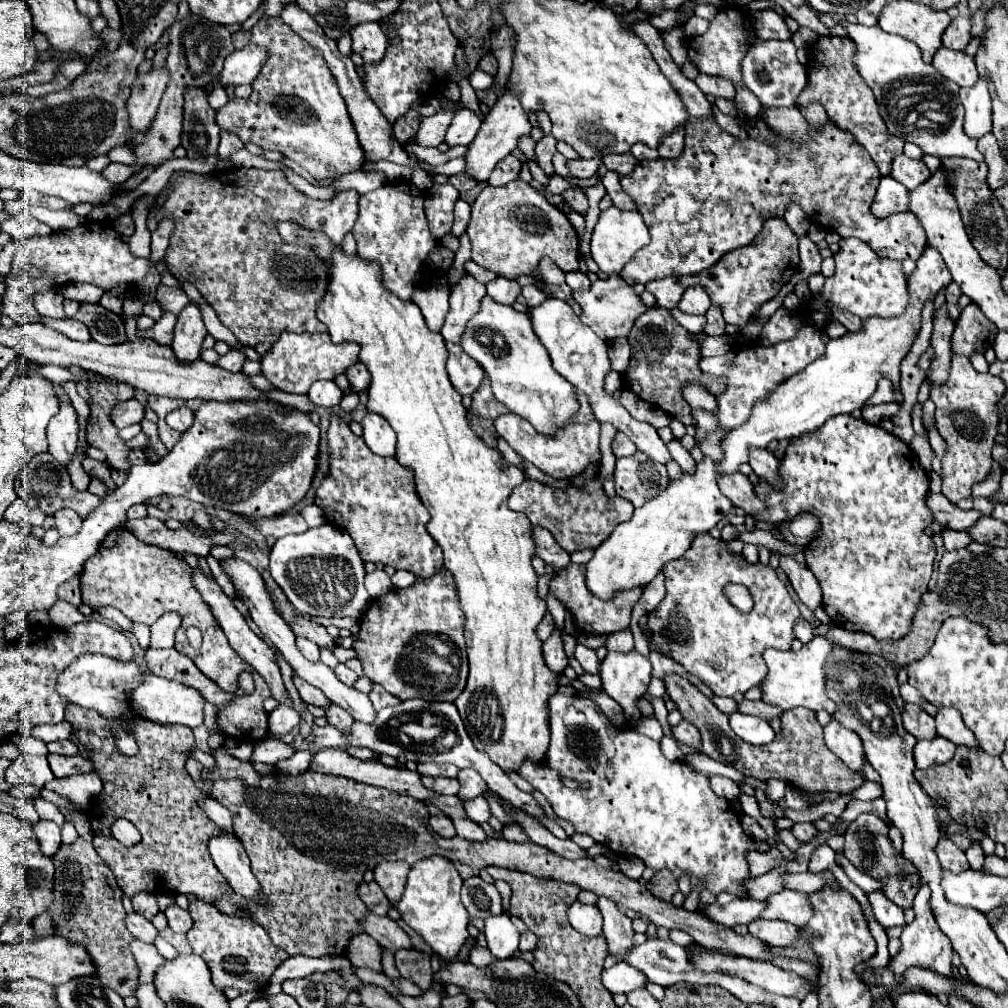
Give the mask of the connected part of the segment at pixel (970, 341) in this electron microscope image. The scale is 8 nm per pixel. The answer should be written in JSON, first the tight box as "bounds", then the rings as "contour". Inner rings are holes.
{"bounds":[952,303,998,357],"contour":[[[970,303],[968,307],[964,307],[960,319],[956,321],[956,329],[952,335],[952,351],[964,357],[984,353],[992,347],[996,335],[998,327],[990,319],[986,319],[978,305]]]}

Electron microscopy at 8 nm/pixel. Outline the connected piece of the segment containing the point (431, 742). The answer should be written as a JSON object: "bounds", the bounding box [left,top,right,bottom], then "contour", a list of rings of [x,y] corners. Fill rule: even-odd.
{"bounds":[310,699,566,839],"contour":[[[410,699],[410,701],[402,701],[400,705],[396,707],[386,707],[382,709],[378,715],[376,715],[376,721],[372,725],[366,725],[366,723],[360,723],[356,721],[352,725],[352,733],[344,735],[340,733],[336,727],[332,725],[326,725],[326,727],[318,727],[314,735],[314,743],[312,743],[312,749],[310,751],[322,751],[326,747],[368,747],[372,749],[376,755],[390,755],[390,757],[400,757],[400,759],[410,759],[410,761],[416,761],[416,763],[452,763],[456,765],[458,769],[466,769],[466,767],[472,767],[480,773],[480,777],[486,781],[488,789],[498,793],[502,799],[510,801],[514,807],[526,811],[528,815],[532,817],[542,817],[542,825],[556,837],[560,839],[566,839],[566,833],[564,829],[548,819],[544,815],[544,809],[542,805],[534,799],[532,793],[524,793],[520,791],[512,781],[510,777],[494,763],[490,761],[490,757],[486,757],[486,753],[478,751],[464,725],[462,725],[462,719],[458,715],[458,709],[454,703],[428,703],[424,699]]]}

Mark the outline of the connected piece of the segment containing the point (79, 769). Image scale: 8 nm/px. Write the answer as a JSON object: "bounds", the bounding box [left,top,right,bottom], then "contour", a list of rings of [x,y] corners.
{"bounds":[48,755,94,777],"contour":[[[48,755],[48,763],[50,769],[56,777],[70,777],[70,775],[78,775],[78,773],[94,773],[94,763],[82,755],[76,757],[64,757],[64,755]]]}

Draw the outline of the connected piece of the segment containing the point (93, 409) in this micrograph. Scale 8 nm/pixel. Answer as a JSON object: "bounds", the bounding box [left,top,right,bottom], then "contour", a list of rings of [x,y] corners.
{"bounds":[88,379,134,469],"contour":[[[90,379],[90,419],[88,419],[88,443],[106,453],[106,463],[114,469],[130,469],[128,447],[118,439],[118,429],[110,421],[110,409],[118,401],[134,397],[130,385],[112,383],[104,379]]]}

